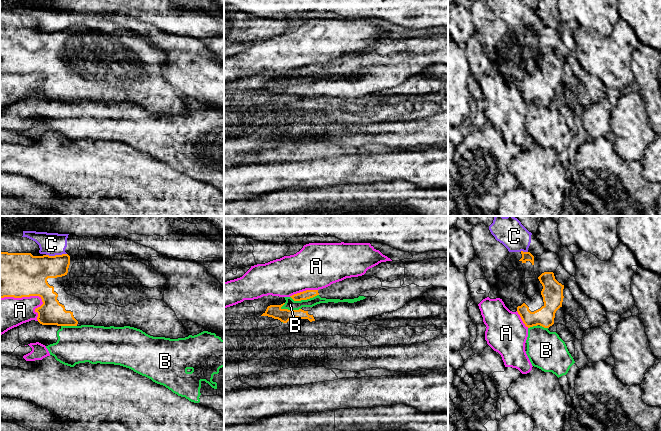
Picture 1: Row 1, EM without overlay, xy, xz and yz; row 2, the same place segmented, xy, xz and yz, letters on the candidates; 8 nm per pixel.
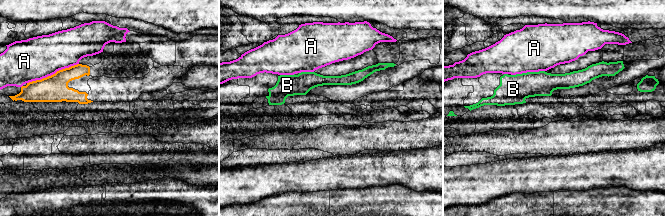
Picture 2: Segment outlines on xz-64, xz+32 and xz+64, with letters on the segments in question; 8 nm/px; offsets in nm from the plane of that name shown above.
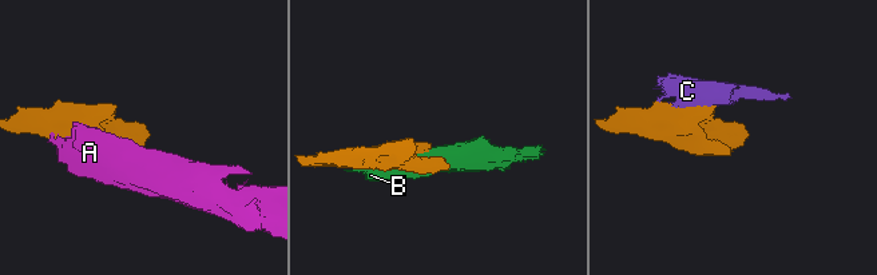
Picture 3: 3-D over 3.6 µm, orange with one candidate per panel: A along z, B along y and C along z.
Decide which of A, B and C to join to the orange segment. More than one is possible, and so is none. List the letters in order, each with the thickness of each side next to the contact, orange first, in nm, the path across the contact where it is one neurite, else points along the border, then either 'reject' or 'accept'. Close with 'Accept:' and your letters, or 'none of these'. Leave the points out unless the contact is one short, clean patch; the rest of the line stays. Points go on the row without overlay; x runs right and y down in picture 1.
A: calibres 360 and 260 nm; reject
B: calibres 70 and 90 nm; border xz (318, 70), (300, 76), (293, 76), (290, 73); reject
C: calibres 280 and 180 nm; border xy (66, 29), (46, 31); reject
Accept: none of these

